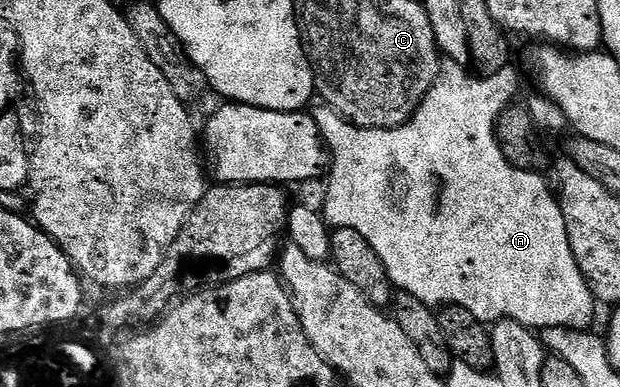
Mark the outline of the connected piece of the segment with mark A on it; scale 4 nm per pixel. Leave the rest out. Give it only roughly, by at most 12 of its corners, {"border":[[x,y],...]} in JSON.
{"border":[[444,60],[396,129],[313,116],[323,220],[392,286],[482,323],[590,330],[506,72]]}

